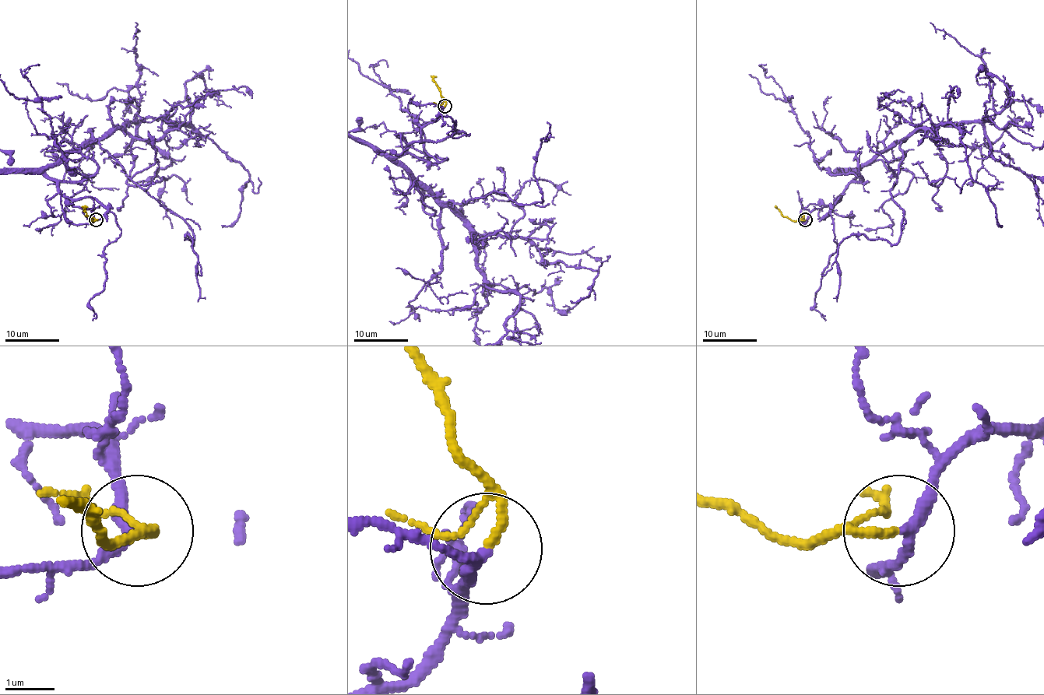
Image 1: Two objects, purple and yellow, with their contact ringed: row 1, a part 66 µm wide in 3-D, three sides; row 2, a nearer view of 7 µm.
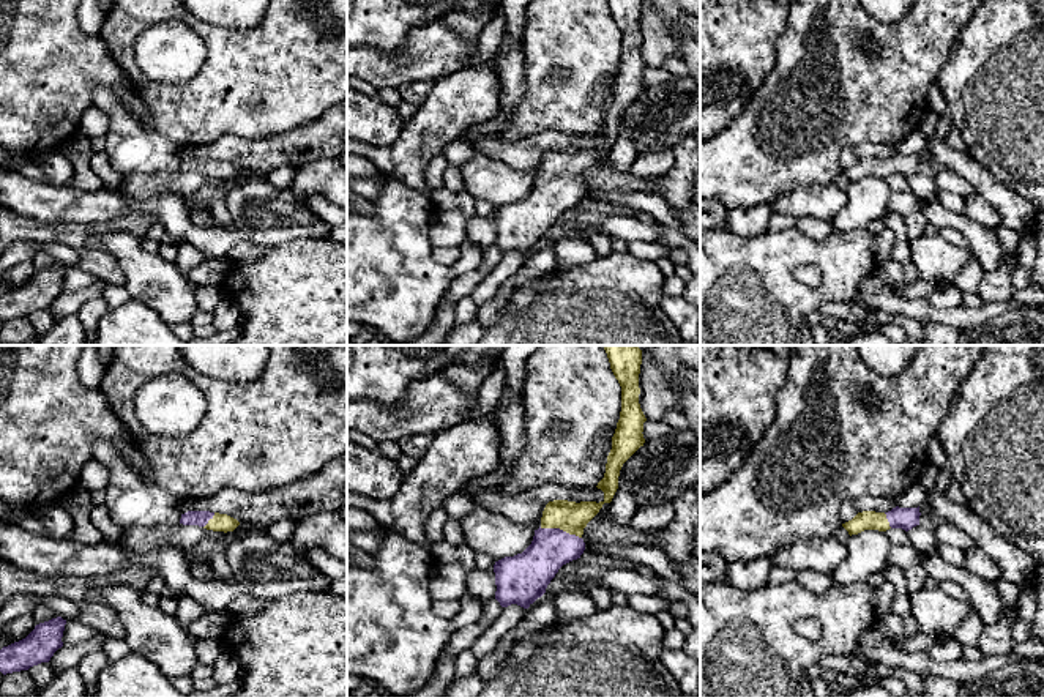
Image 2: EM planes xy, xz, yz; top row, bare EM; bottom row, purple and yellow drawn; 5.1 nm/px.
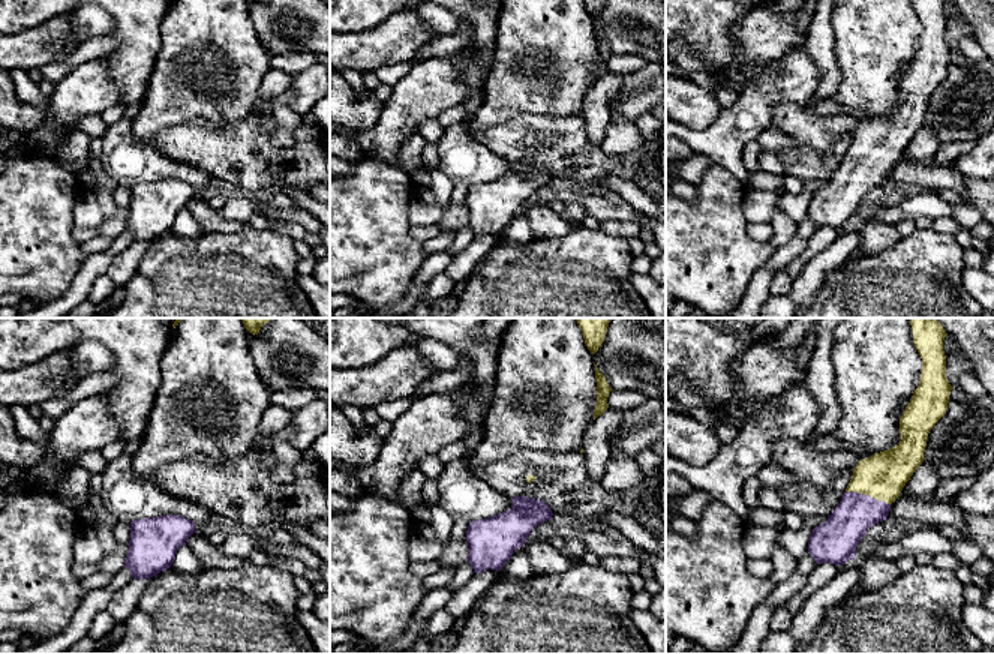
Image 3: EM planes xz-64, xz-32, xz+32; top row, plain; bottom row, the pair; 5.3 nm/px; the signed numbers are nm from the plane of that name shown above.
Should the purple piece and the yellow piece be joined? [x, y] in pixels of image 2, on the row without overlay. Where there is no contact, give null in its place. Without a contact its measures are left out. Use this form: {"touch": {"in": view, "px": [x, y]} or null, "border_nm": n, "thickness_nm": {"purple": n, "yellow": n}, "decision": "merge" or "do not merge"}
{"touch": {"in": "xz", "px": [559, 175]}, "border_nm": 220, "thickness_nm": {"purple": 200, "yellow": 160}, "decision": "merge"}

